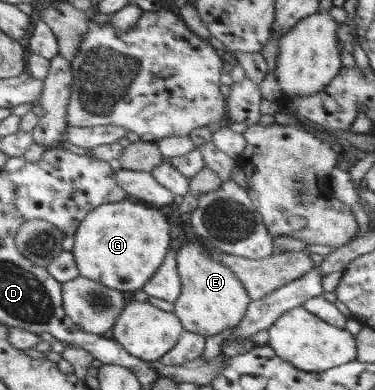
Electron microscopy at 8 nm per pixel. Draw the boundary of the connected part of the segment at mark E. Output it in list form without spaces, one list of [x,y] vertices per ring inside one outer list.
[[[194,236],[181,245],[176,253],[181,292],[171,309],[184,331],[201,336],[213,336],[235,327],[244,318],[248,304],[263,298],[289,281],[306,275],[315,267],[306,251],[274,253],[263,260],[255,260],[215,252],[206,248]]]

